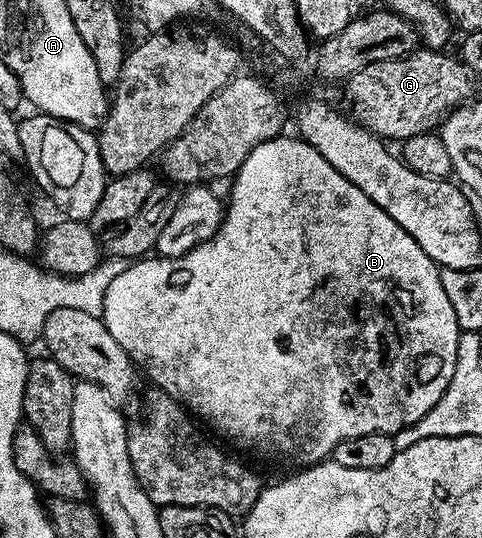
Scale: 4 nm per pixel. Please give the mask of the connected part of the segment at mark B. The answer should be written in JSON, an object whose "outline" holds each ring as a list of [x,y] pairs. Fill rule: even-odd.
{"outline":[[[281,134],[272,140],[263,140],[258,146],[254,146],[254,150],[250,150],[246,162],[242,162],[242,166],[236,171],[235,177],[231,181],[231,184],[233,183],[232,193],[229,194],[228,200],[226,196],[224,220],[220,224],[220,229],[206,242],[202,242],[194,250],[181,256],[152,254],[125,266],[122,274],[118,274],[118,278],[114,278],[114,282],[110,282],[110,290],[106,290],[102,319],[106,330],[110,330],[110,334],[114,334],[114,342],[118,342],[118,346],[122,346],[122,350],[126,350],[126,354],[132,359],[133,364],[142,369],[143,375],[145,372],[156,383],[153,385],[159,391],[172,396],[179,404],[184,405],[193,417],[199,418],[201,421],[204,419],[217,432],[217,434],[215,433],[217,437],[225,436],[226,439],[233,440],[234,443],[241,444],[244,448],[269,448],[270,451],[277,452],[278,455],[285,456],[288,460],[293,460],[296,466],[307,466],[331,457],[338,442],[342,442],[346,438],[358,438],[362,434],[378,434],[379,432],[395,434],[402,431],[403,428],[408,428],[414,422],[418,422],[418,418],[425,416],[436,405],[438,398],[442,398],[446,386],[450,386],[450,378],[454,378],[461,328],[456,321],[454,309],[450,306],[450,301],[446,298],[446,293],[442,288],[442,281],[439,278],[440,268],[425,254],[422,246],[418,246],[418,242],[414,242],[414,238],[410,238],[410,234],[406,234],[406,230],[402,230],[402,226],[398,226],[398,222],[394,222],[394,218],[390,218],[390,214],[386,214],[386,210],[382,210],[377,204],[370,202],[370,198],[366,198],[366,194],[362,194],[362,190],[358,190],[358,186],[354,186],[346,178],[342,178],[342,174],[338,174],[338,170],[334,170],[334,166],[330,166],[330,162],[326,162],[326,158],[322,158],[322,154],[318,154],[318,150],[314,150],[314,146],[310,146],[305,140],[299,139],[295,135],[292,135],[293,137],[288,135]]]}

